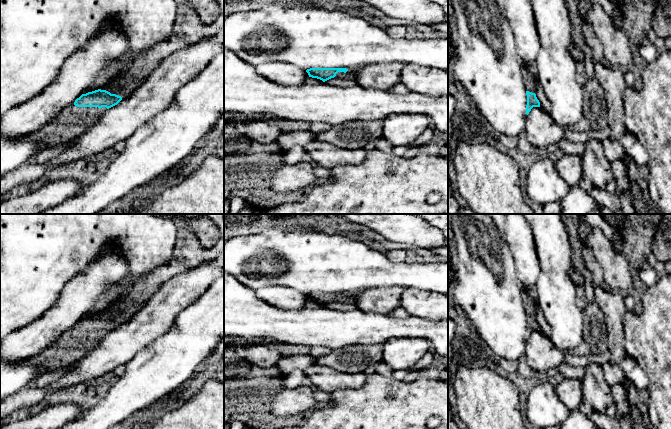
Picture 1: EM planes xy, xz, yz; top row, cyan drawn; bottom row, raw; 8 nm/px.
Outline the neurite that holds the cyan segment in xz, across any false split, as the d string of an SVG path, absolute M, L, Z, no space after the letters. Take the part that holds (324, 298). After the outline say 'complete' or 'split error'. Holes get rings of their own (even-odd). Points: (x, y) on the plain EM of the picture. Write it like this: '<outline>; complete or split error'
M310 292L307 293L306 296L308 297L309 301L320 303L323 306L334 301L342 303L356 302L354 295L346 292Z; split error

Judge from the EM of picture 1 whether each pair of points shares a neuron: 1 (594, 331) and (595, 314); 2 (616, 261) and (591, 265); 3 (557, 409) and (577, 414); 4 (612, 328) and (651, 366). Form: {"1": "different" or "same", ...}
{"1": "same", "2": "different", "3": "different", "4": "different"}

